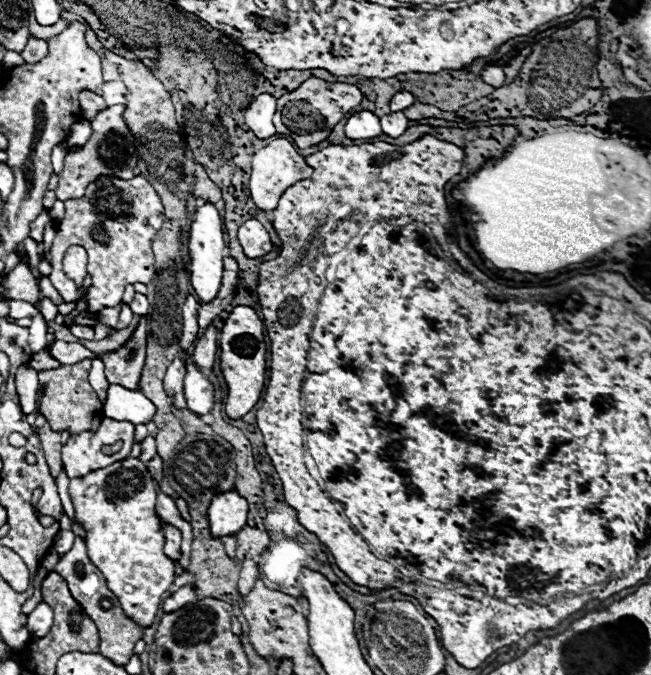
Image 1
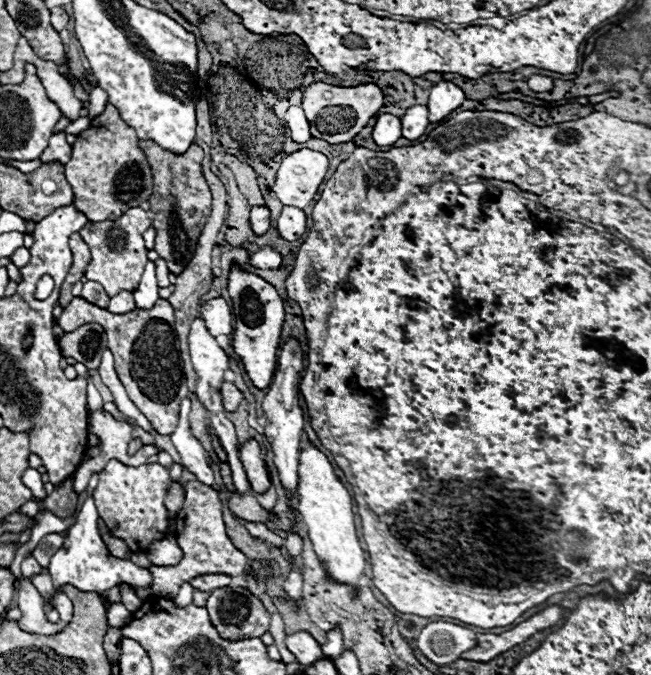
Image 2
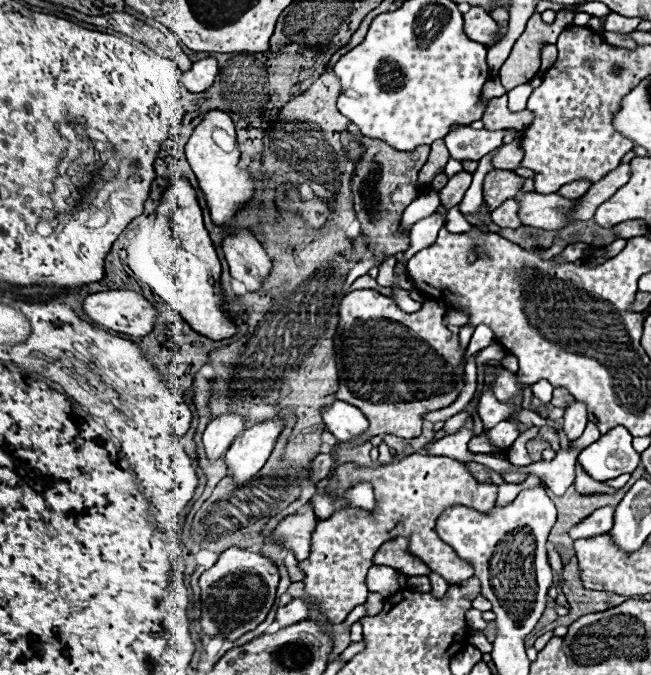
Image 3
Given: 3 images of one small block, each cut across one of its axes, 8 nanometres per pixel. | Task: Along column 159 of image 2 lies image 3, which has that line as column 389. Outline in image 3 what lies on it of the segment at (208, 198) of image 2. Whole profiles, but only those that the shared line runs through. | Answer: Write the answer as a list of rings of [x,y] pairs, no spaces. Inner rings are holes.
[[[362,136],[360,142],[364,142],[366,152],[362,154],[354,170],[352,192],[354,192],[356,216],[362,224],[362,234],[368,238],[368,248],[374,250],[374,256],[404,252],[408,248],[408,232],[400,234],[398,222],[400,222],[402,210],[422,192],[422,190],[416,190],[418,172],[428,160],[430,146],[424,144],[412,152],[400,152],[376,138]]]

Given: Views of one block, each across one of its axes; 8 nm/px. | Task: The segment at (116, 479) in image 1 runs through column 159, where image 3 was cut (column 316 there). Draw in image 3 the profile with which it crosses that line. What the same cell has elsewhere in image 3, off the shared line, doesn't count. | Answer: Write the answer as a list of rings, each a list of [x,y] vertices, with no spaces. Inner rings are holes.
[[[412,454],[402,458],[400,462],[392,462],[392,464],[384,464],[384,466],[356,466],[352,462],[346,464],[338,464],[332,472],[332,476],[328,478],[328,486],[322,490],[324,494],[330,496],[344,496],[354,484],[358,482],[370,482],[372,490],[374,490],[374,512],[368,512],[364,508],[358,506],[342,506],[340,510],[336,510],[330,518],[326,520],[318,520],[316,528],[312,532],[312,548],[310,548],[310,558],[298,562],[298,568],[304,572],[304,592],[308,594],[308,602],[324,616],[324,620],[328,624],[342,624],[344,618],[348,616],[348,612],[360,604],[366,602],[368,590],[366,590],[366,572],[372,566],[372,556],[376,554],[376,550],[398,536],[408,538],[408,550],[418,556],[432,572],[440,574],[448,584],[460,584],[468,578],[472,578],[474,570],[468,562],[460,560],[456,556],[456,552],[444,544],[438,536],[436,536],[436,518],[440,516],[440,512],[446,506],[452,504],[464,504],[470,506],[474,510],[480,512],[488,512],[494,506],[496,494],[498,494],[498,486],[492,482],[478,482],[466,468],[466,464],[462,464],[460,460],[452,460],[446,456],[424,456],[424,454]]]

